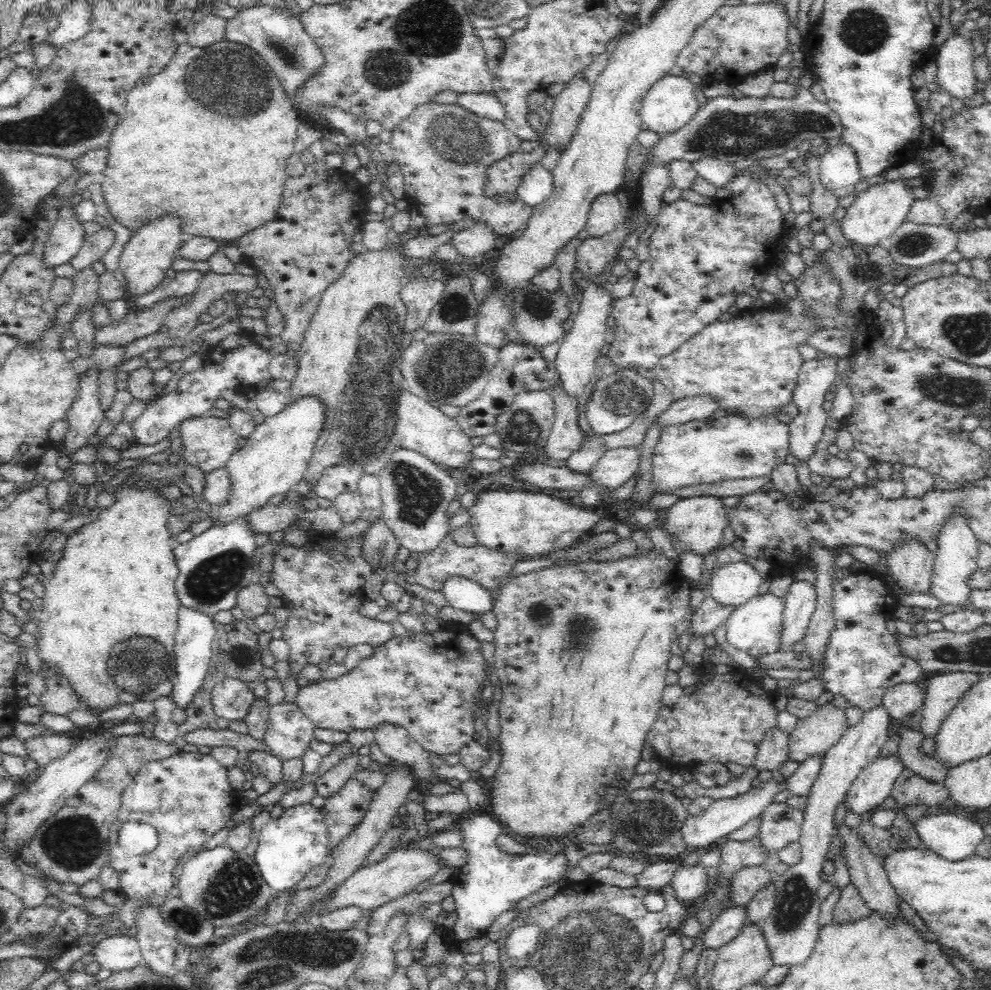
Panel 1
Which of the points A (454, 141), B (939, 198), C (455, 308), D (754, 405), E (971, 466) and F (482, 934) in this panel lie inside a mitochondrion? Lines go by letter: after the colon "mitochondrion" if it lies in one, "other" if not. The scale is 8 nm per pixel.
A: mitochondrion
B: other
C: mitochondrion
D: mitochondrion
E: other
F: other

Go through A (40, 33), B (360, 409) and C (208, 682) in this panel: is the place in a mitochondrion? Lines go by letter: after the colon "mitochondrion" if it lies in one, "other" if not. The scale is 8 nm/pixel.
A: other
B: mitochondrion
C: other

